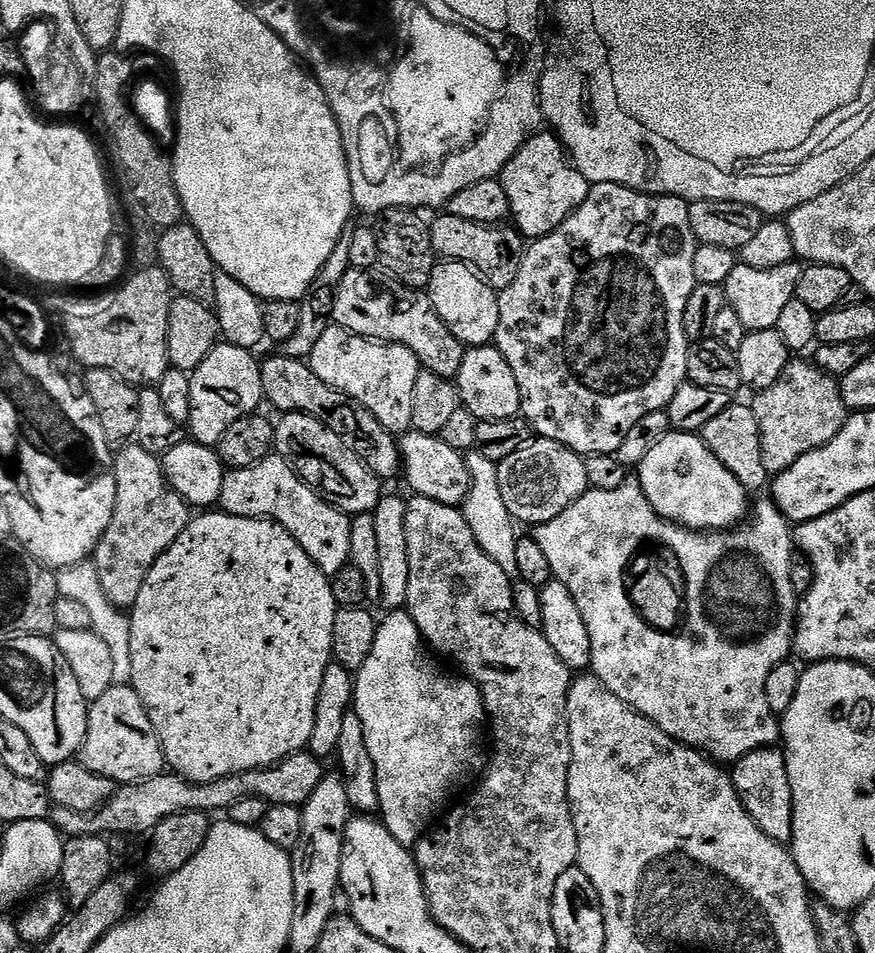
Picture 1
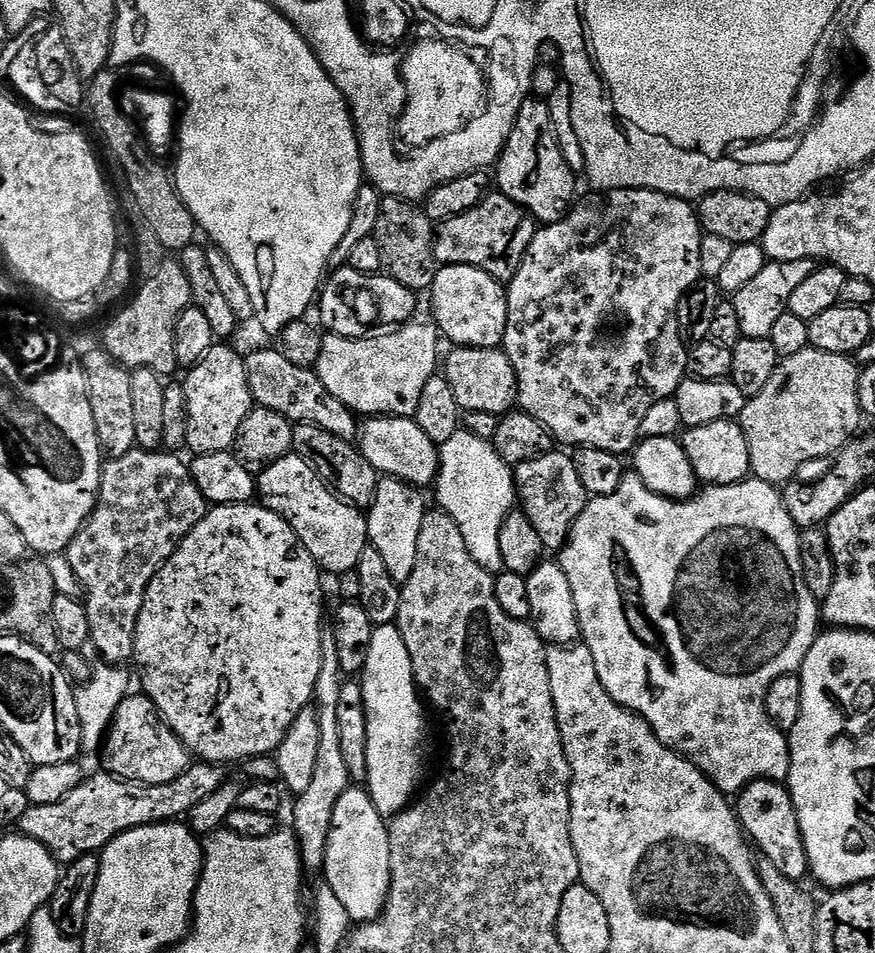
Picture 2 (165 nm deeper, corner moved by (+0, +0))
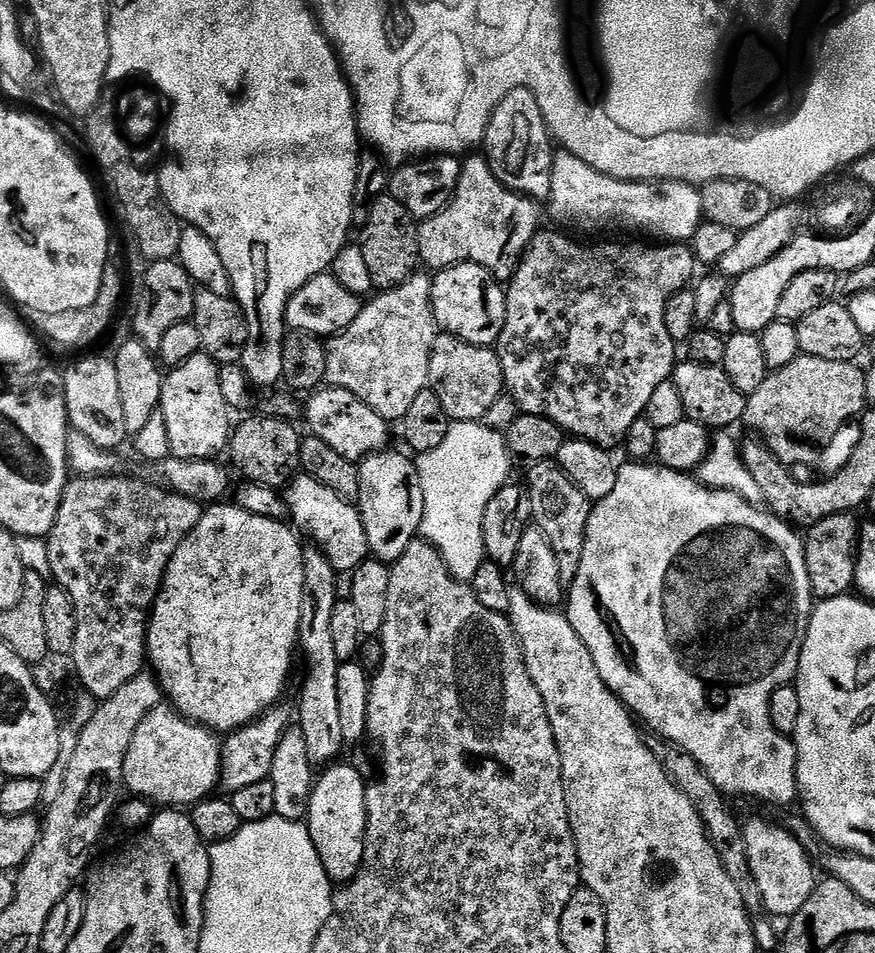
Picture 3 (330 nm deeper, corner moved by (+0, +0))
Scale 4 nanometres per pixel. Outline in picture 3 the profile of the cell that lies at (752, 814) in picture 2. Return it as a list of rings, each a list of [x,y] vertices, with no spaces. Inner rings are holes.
[[[752,820],[743,825],[746,856],[754,874],[754,882],[758,882],[758,890],[762,890],[764,909],[769,917],[785,916],[791,918],[806,906],[810,894],[818,883],[818,875],[812,869],[812,860],[808,857],[805,841],[795,836],[787,827],[771,824],[768,820]]]

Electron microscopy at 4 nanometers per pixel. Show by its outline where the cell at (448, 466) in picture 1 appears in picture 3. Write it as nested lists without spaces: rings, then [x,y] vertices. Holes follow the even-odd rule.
[[[331,386],[321,387],[307,397],[308,409],[304,412],[304,420],[308,423],[308,432],[319,440],[326,442],[332,450],[338,450],[342,458],[359,462],[373,452],[383,452],[389,447],[389,421],[382,418],[362,398],[350,394],[350,390],[342,390]]]

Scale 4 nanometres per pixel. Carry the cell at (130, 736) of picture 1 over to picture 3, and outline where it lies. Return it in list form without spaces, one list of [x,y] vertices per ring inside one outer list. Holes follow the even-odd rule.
[[[171,706],[155,708],[138,726],[134,742],[130,742],[124,763],[125,789],[160,806],[195,806],[217,791],[221,755],[217,733],[180,715]]]

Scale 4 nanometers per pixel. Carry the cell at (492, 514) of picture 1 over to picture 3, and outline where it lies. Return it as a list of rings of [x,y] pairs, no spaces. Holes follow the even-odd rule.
[[[453,421],[446,439],[435,450],[419,453],[415,457],[418,478],[422,478],[424,495],[424,517],[420,527],[420,536],[440,551],[454,576],[465,582],[472,582],[478,570],[485,564],[484,534],[482,524],[486,518],[486,508],[490,500],[509,483],[514,465],[514,457],[508,449],[507,437],[493,430],[481,421]]]

